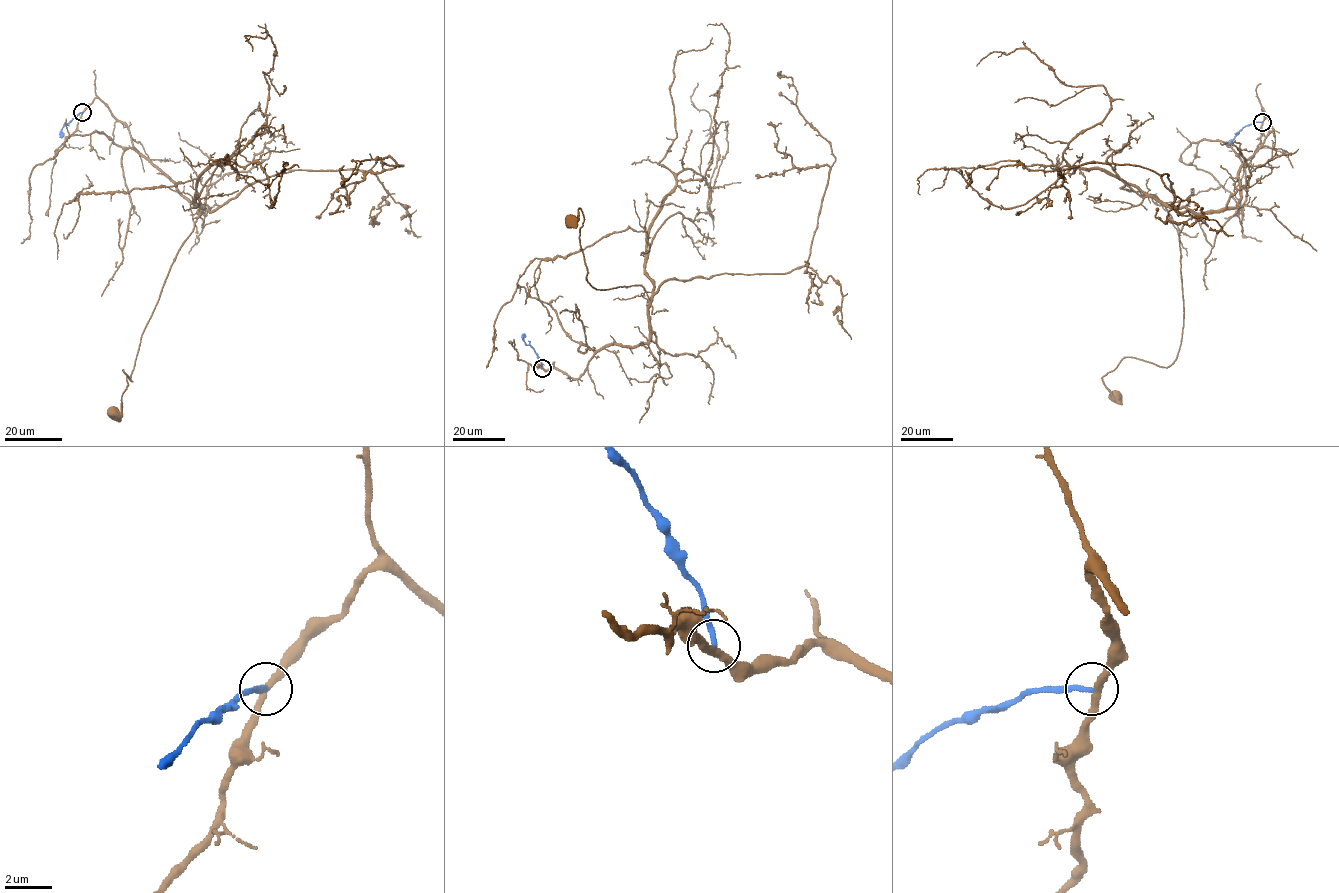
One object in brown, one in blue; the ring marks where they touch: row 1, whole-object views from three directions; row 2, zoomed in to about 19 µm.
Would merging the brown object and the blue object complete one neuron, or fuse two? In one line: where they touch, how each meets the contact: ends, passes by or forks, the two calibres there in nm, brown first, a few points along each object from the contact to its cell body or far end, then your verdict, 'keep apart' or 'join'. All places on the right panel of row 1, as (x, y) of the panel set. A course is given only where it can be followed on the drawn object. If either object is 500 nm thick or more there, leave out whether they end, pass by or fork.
at (1262, 122); brown passes by; blue ends there; 300 nm thick on the brown side, 220 nm on the other; brown runs (1262, 122), (1238, 204), (1179, 233), (1177, 357), (1125, 357), (1102, 378), (1115, 395); blue runs (1262, 122), (1244, 126), (1228, 145); keep apart

